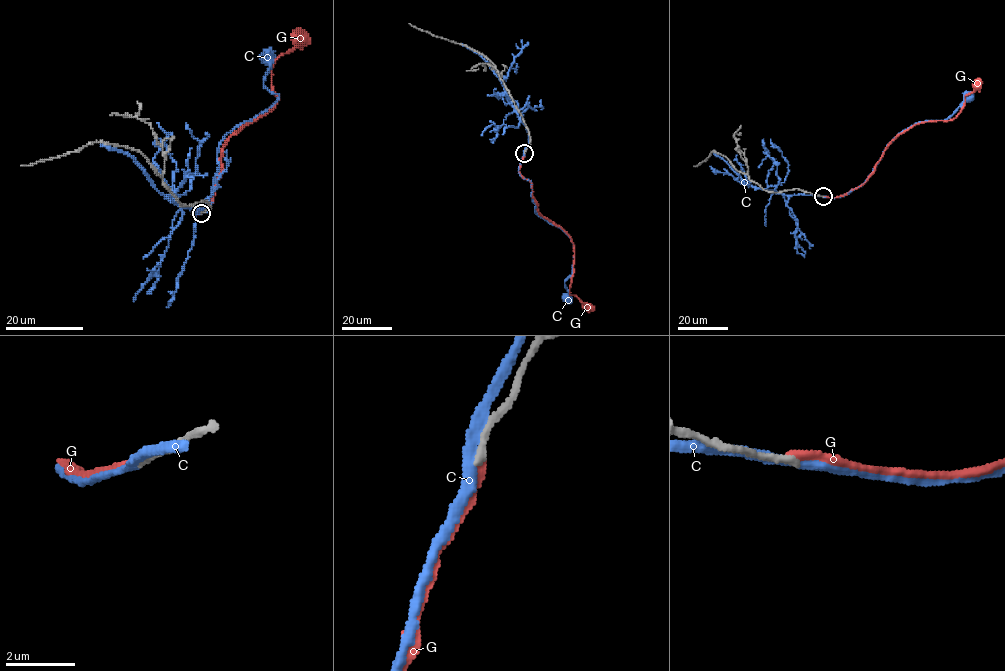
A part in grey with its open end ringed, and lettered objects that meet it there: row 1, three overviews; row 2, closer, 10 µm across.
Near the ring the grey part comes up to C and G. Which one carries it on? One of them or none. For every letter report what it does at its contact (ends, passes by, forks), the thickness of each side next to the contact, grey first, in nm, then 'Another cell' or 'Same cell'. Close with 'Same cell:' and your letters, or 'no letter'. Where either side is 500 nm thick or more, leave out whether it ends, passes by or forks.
C: It passes by. Thickness 240 nm (grey) against 300 nm. Another cell
G: It ends there. Thickness 200 nm (grey) against 260 nm. Another cell
Same cell: no letter

